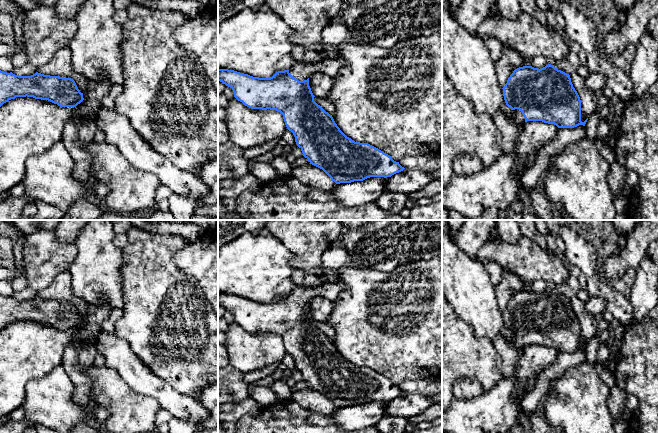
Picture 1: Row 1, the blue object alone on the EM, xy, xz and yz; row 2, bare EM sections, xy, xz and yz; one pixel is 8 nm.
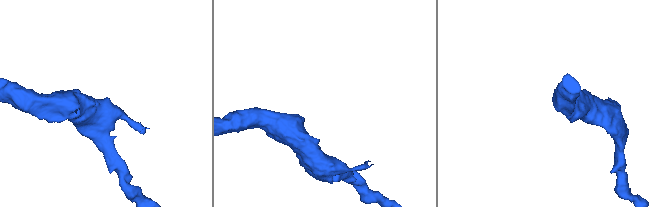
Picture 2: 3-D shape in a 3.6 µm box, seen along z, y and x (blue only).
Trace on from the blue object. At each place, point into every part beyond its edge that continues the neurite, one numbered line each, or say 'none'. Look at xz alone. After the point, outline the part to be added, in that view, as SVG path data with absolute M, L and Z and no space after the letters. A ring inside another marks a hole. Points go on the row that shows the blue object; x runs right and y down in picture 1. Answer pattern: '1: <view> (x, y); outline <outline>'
1: xz (332, 67); outline M340 46L341 49L342 46ZM340 53L334 58L324 58L321 62L315 64L304 64L296 62L292 68L289 70L289 73L299 81L307 80L314 73L323 73L332 78L337 77L341 69L345 65L345 60Z

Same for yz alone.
1: yz (516, 118); outline M519 109L512 110L509 120L517 127L521 127L525 123L525 118Z

